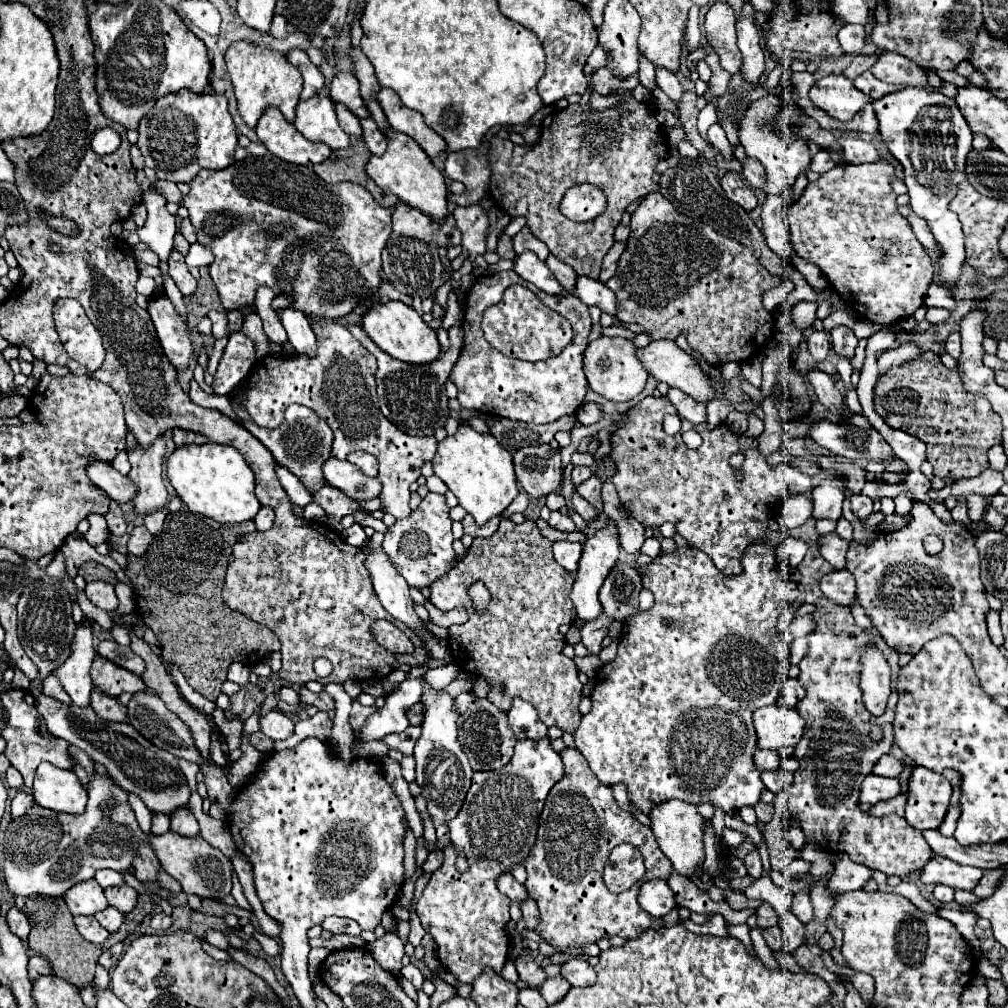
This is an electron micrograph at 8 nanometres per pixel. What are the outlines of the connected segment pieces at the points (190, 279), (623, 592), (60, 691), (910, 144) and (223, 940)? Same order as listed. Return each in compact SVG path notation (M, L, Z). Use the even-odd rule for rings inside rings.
M172 250L172 254L170 254L168 274L170 274L170 278L176 282L176 286L180 288L180 292L182 292L184 296L194 294L194 290L196 290L196 280L194 280L194 276L190 274L190 270L188 270L188 266L186 266L186 262L184 262L184 256L182 256L178 250Z
M616 562L598 592L604 612L618 622L624 622L636 614L638 594L642 590L642 582L636 572L638 570L634 566Z
M56 676L46 678L46 682L44 682L44 690L42 690L42 692L44 692L44 694L52 694L52 696L58 698L58 700L70 700L70 696L64 694L64 688L60 686L60 682L58 682Z
M926 88L896 90L880 100L874 100L872 106L880 124L878 130L882 142L904 168L904 184L908 186L910 206L928 222L940 248L938 280L948 284L950 294L954 294L964 264L964 234L958 216L948 210L948 202L954 198L958 190L956 186L966 180L964 166L966 156L972 150L972 130L952 98Z
M208 930L208 932L204 934L204 940L206 940L208 944L220 948L220 950L230 950L230 948L232 948L232 944L230 944L228 938L226 938L226 934L220 932L220 930Z

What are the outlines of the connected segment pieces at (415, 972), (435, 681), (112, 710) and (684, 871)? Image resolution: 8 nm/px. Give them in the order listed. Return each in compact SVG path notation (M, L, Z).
M408 964L408 966L404 966L404 968L400 970L400 974L402 974L406 980L410 980L410 982L414 984L414 988L416 988L416 990L420 990L420 988L422 988L422 982L424 982L424 978L422 978L420 970L418 970L414 964Z
M448 664L448 666L442 666L442 668L428 670L422 680L428 682L432 686L432 690L442 690L442 688L446 688L452 682L452 678L454 678L456 672L460 672L460 666Z
M96 686L92 688L92 694L90 694L90 706L104 720L114 720L114 722L124 722L126 720L126 706L122 706L118 702L118 698L104 694Z
M670 800L662 806L654 808L654 814L650 814L652 820L652 832L656 836L656 842L664 856L672 862L674 870L682 876L692 876L698 872L704 864L704 826L706 820L700 816L694 804Z

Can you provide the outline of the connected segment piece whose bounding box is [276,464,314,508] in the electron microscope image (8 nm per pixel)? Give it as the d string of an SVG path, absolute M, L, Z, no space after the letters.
M276 464L276 474L278 474L278 478L280 478L280 484L284 486L284 490L288 492L288 496L290 496L290 500L296 504L296 506L308 506L308 504L312 504L314 500L312 500L312 494L298 482L298 478L296 476L292 476L286 468L282 468L280 464Z

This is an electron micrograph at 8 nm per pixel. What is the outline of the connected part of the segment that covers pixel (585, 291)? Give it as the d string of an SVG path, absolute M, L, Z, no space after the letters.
M580 276L578 282L576 282L576 294L586 306L598 306L602 312L606 312L610 316L616 316L616 312L618 312L616 298L614 298L612 290L608 290L598 280Z

